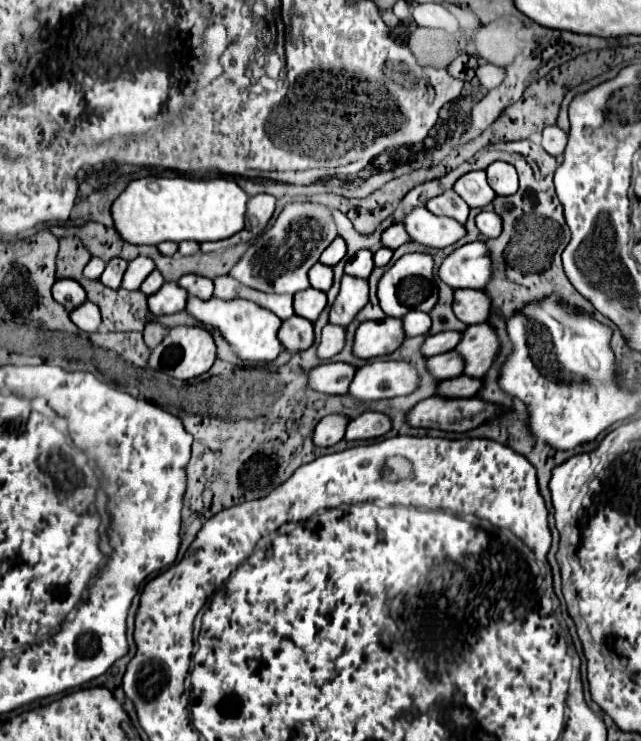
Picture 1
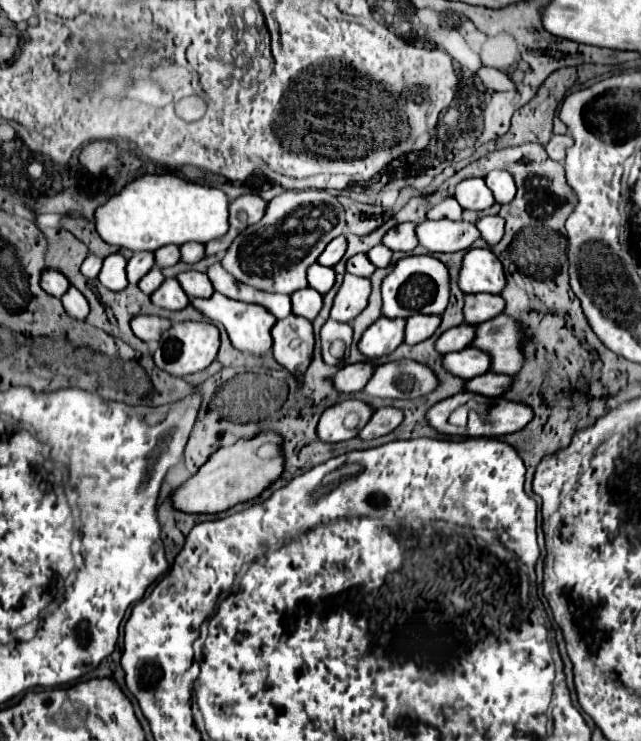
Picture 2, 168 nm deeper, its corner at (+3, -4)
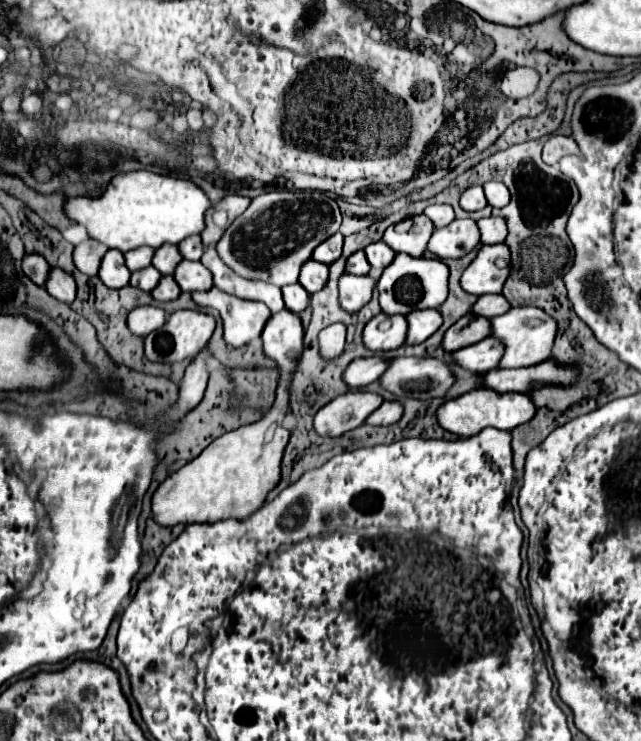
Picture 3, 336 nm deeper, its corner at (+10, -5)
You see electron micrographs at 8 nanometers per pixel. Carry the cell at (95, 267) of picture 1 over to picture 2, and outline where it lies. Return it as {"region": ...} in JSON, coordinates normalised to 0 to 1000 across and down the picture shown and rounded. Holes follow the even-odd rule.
{"region":[[[139,341],[139,344],[133,347],[129,358],[126,358],[126,368],[129,368],[133,374],[139,374],[139,377],[148,377],[148,374],[154,371],[154,366],[158,366],[158,355],[161,355],[158,347]]]}

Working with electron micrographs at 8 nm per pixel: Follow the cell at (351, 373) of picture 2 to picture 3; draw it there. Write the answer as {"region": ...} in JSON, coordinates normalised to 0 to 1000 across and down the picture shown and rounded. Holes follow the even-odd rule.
{"region":[[[590,480],[559,483],[543,491],[543,497],[534,505],[534,513],[546,524],[562,524],[562,521],[571,521],[571,518],[590,513],[596,507],[596,502],[602,499],[602,494],[605,494],[605,489]]]}

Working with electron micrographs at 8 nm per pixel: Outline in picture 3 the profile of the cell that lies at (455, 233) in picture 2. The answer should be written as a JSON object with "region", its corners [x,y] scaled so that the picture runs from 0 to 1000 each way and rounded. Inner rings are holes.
{"region":[[[708,297],[693,308],[680,308],[671,318],[668,337],[680,348],[718,348],[749,327],[739,297]]]}

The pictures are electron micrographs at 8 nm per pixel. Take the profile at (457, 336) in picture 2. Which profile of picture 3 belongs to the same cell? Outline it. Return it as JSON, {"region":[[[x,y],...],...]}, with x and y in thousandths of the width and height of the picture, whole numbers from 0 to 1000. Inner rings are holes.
{"region":[[[739,424],[721,426],[708,440],[702,440],[690,456],[690,470],[696,475],[711,475],[733,464],[743,464],[764,453],[764,432]]]}

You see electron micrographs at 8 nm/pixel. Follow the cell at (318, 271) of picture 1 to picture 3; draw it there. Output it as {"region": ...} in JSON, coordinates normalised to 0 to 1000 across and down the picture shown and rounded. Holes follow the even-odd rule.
{"region":[[[480,351],[474,354],[471,364],[468,364],[468,378],[465,378],[484,397],[502,391],[502,386],[509,386],[512,381],[512,359],[493,351]]]}

